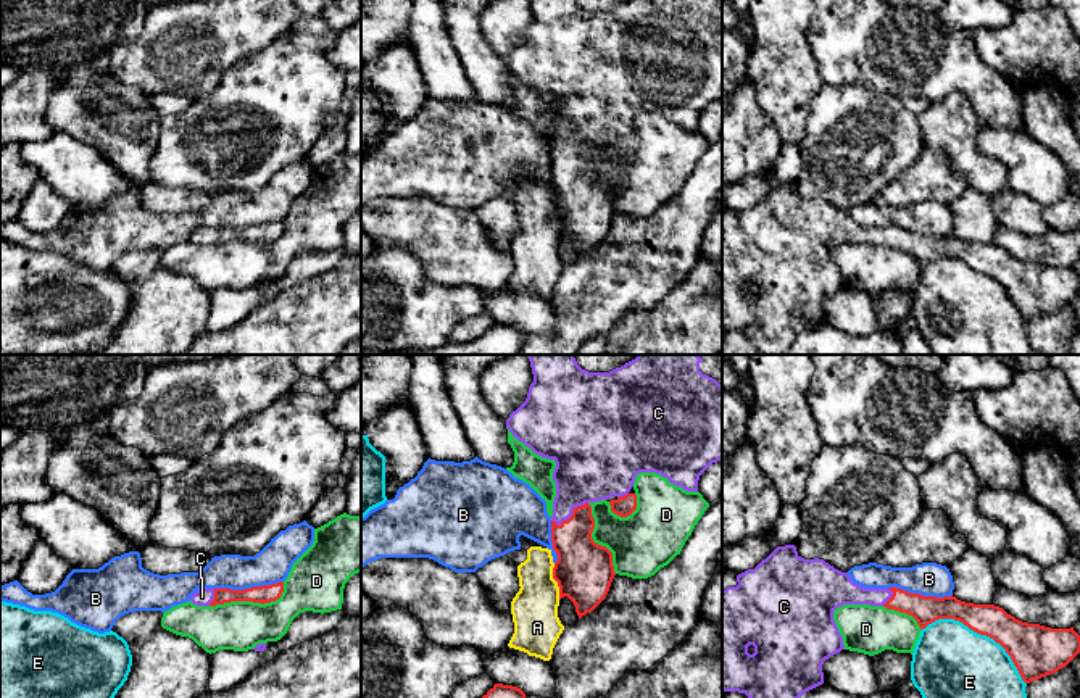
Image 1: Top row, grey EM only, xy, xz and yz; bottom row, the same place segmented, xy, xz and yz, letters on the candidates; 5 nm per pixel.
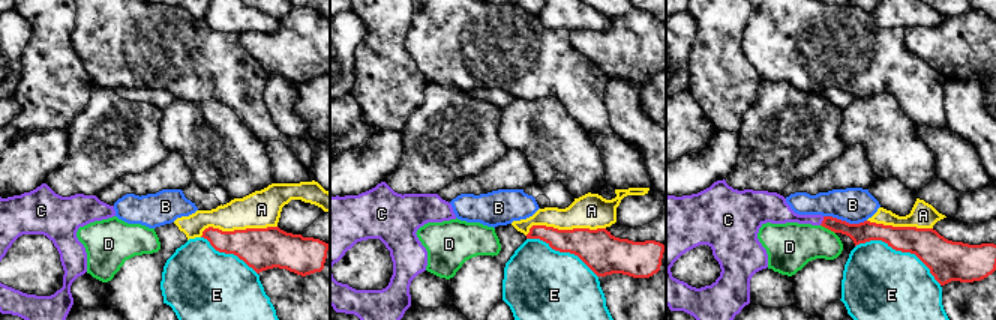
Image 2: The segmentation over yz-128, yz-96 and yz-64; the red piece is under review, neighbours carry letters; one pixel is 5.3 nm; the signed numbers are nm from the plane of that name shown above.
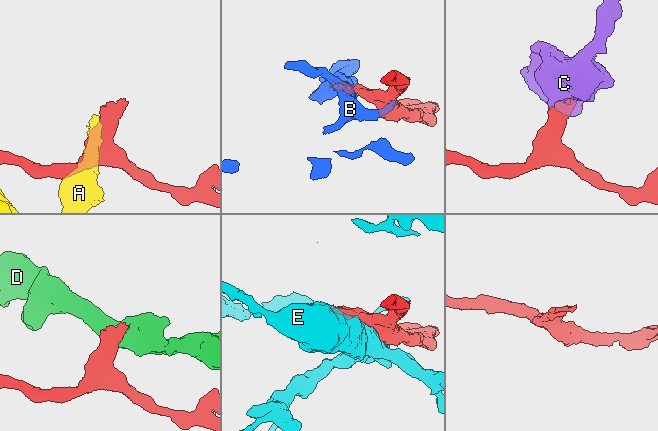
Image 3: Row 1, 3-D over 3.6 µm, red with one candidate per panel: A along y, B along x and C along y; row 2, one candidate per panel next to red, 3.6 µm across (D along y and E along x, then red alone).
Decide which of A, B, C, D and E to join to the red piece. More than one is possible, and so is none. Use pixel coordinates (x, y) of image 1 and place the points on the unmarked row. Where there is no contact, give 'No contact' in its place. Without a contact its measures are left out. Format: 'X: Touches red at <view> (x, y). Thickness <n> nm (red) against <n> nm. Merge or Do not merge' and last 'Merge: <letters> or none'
A: Touches red at xz (555, 218). Thickness 300 nm (red) against 240 nm. Do not merge
B: Touches red at xy (249, 228). Thickness 90 nm (red) against 180 nm. Do not merge
C: Touches red at xz (571, 155). Thickness 260 nm (red) against 320 nm. Merge
D: Touches red at xy (252, 239). Thickness 90 nm (red) against 240 nm. Do not merge
E: Touches red at yz (980, 273). Thickness 220 nm (red) against 480 nm. Do not merge
Merge: C

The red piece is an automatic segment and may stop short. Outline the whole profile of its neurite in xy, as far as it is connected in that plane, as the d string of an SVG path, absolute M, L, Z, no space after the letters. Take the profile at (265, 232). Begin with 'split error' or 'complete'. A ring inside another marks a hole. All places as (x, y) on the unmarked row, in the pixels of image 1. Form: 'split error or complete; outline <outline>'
split error; outline M284 221L251 226L245 229L231 227L198 227L190 240L197 245L216 245L231 240L253 240L253 242L271 242L280 237L284 231Z

